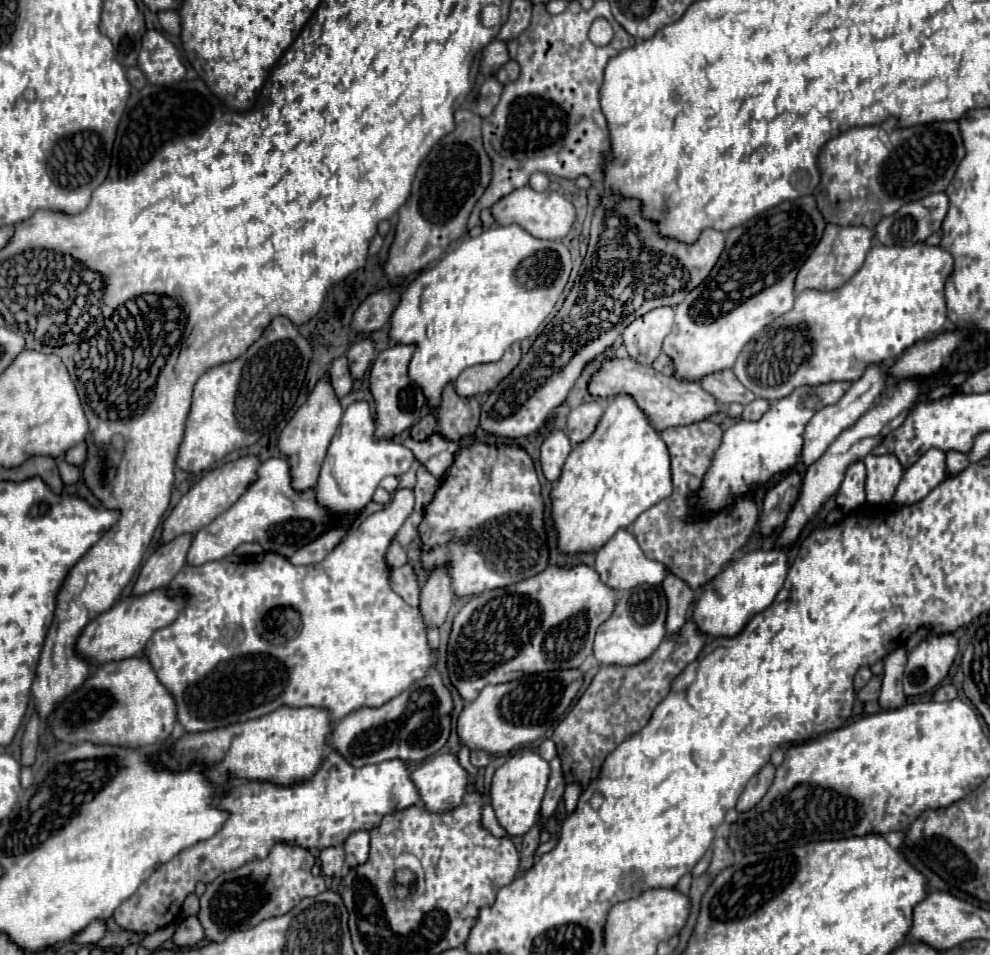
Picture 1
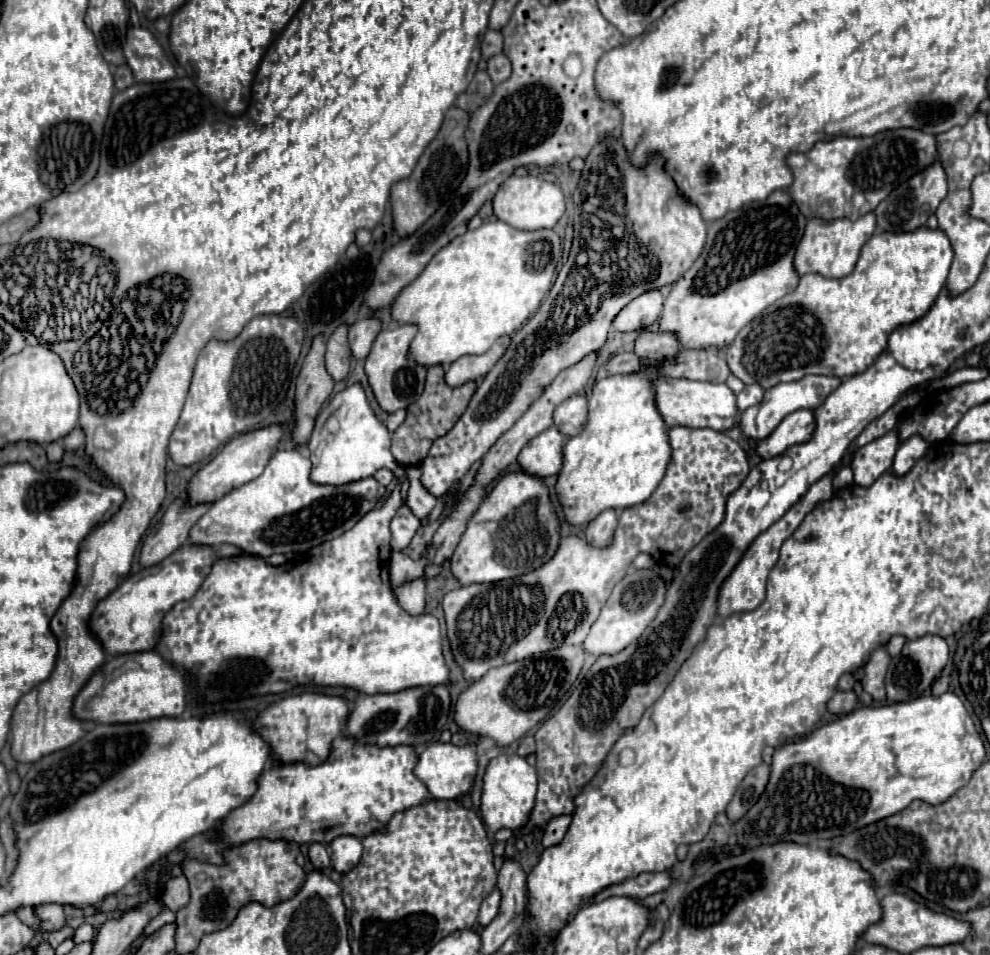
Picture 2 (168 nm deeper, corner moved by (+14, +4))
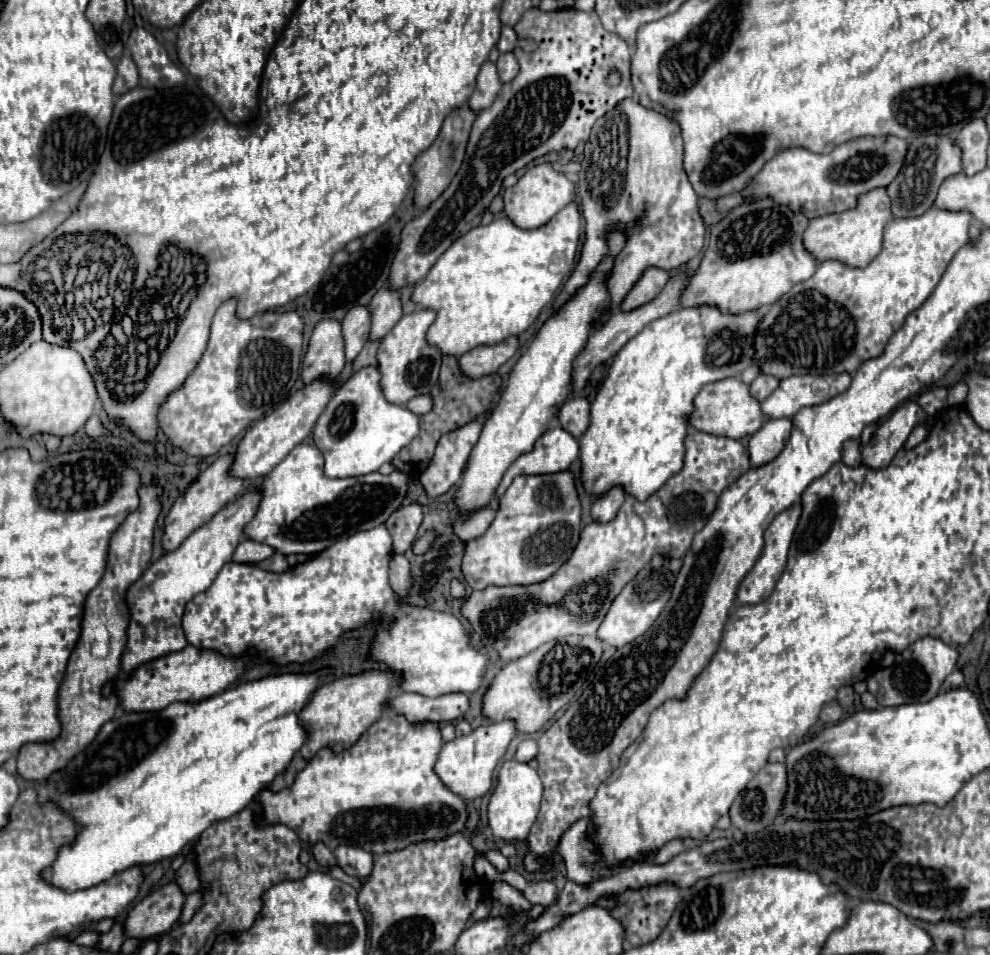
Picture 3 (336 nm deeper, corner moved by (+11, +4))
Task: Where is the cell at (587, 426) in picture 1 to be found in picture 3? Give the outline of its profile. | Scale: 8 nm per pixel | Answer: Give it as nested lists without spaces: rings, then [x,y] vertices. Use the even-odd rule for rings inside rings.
[[[574,396],[560,406],[558,422],[564,430],[568,430],[574,438],[580,438],[590,424],[590,402],[586,398]]]

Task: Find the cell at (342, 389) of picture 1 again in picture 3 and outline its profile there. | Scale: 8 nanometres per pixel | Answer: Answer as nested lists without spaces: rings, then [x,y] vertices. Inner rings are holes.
[[[366,306],[352,308],[352,312],[348,312],[348,316],[344,316],[342,330],[344,330],[344,342],[346,342],[346,360],[352,362],[370,336],[368,308]]]

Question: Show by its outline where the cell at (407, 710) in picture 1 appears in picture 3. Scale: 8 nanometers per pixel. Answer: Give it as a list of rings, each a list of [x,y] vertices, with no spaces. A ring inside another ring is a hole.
[[[398,692],[390,700],[390,708],[404,714],[410,722],[432,720],[446,724],[460,718],[470,708],[470,698],[468,694],[444,694],[438,698],[428,698],[414,692]]]

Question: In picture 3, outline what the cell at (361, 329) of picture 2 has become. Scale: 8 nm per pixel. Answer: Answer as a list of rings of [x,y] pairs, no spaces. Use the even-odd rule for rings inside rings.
[[[380,288],[376,296],[370,302],[370,314],[372,314],[372,330],[370,338],[378,340],[384,338],[392,326],[402,318],[402,302],[400,302],[400,290],[396,288]]]

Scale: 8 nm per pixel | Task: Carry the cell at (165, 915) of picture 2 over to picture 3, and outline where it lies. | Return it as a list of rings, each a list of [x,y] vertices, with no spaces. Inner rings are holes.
[[[202,892],[188,894],[186,904],[184,904],[184,910],[182,910],[182,916],[180,916],[180,922],[188,922],[188,920],[192,920],[192,916],[202,908],[202,904],[204,904]]]

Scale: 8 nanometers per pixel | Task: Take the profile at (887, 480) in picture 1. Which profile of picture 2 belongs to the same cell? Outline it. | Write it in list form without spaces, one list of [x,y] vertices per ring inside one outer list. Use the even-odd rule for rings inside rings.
[[[889,432],[861,448],[855,450],[853,460],[851,460],[851,470],[853,470],[853,482],[861,484],[867,488],[881,476],[881,472],[891,470],[893,466],[893,456],[897,452],[897,436],[895,432]]]

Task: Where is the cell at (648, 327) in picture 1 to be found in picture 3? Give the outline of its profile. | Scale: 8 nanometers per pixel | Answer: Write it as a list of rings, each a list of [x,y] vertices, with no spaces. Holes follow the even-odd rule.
[[[654,266],[646,268],[646,270],[642,272],[640,280],[638,280],[638,282],[632,286],[632,290],[626,294],[626,298],[624,298],[624,302],[620,304],[620,308],[622,308],[624,312],[630,312],[632,308],[638,308],[638,306],[642,306],[642,304],[654,300],[654,298],[662,292],[662,288],[664,288],[664,284],[668,282],[668,278],[670,278],[670,274],[668,274],[666,270],[662,270],[662,268],[654,268]]]

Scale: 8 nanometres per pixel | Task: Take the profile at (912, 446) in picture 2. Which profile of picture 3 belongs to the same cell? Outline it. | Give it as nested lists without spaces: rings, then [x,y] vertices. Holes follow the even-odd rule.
[[[918,424],[914,430],[912,430],[912,434],[908,436],[908,440],[906,440],[906,444],[904,444],[904,448],[914,448],[916,444],[920,444],[924,438],[926,438],[926,434],[928,434],[928,430],[926,430],[928,426],[924,426],[924,424]]]

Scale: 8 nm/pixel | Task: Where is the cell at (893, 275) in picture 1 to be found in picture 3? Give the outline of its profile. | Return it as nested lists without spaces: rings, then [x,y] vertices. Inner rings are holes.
[[[928,208],[922,216],[890,220],[884,230],[882,252],[866,268],[850,268],[838,260],[822,262],[810,280],[796,284],[788,294],[770,306],[758,326],[754,362],[762,366],[764,374],[772,374],[780,380],[792,374],[854,374],[864,360],[882,354],[886,342],[904,324],[906,316],[920,308],[932,294],[952,256],[968,242],[968,228],[972,220],[970,212]]]

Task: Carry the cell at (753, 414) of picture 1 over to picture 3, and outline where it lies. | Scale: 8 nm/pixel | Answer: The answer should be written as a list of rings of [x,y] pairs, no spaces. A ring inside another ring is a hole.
[[[760,374],[752,384],[750,384],[750,392],[754,398],[758,398],[760,402],[766,400],[776,388],[778,388],[780,380],[776,376],[768,376],[768,374]]]

